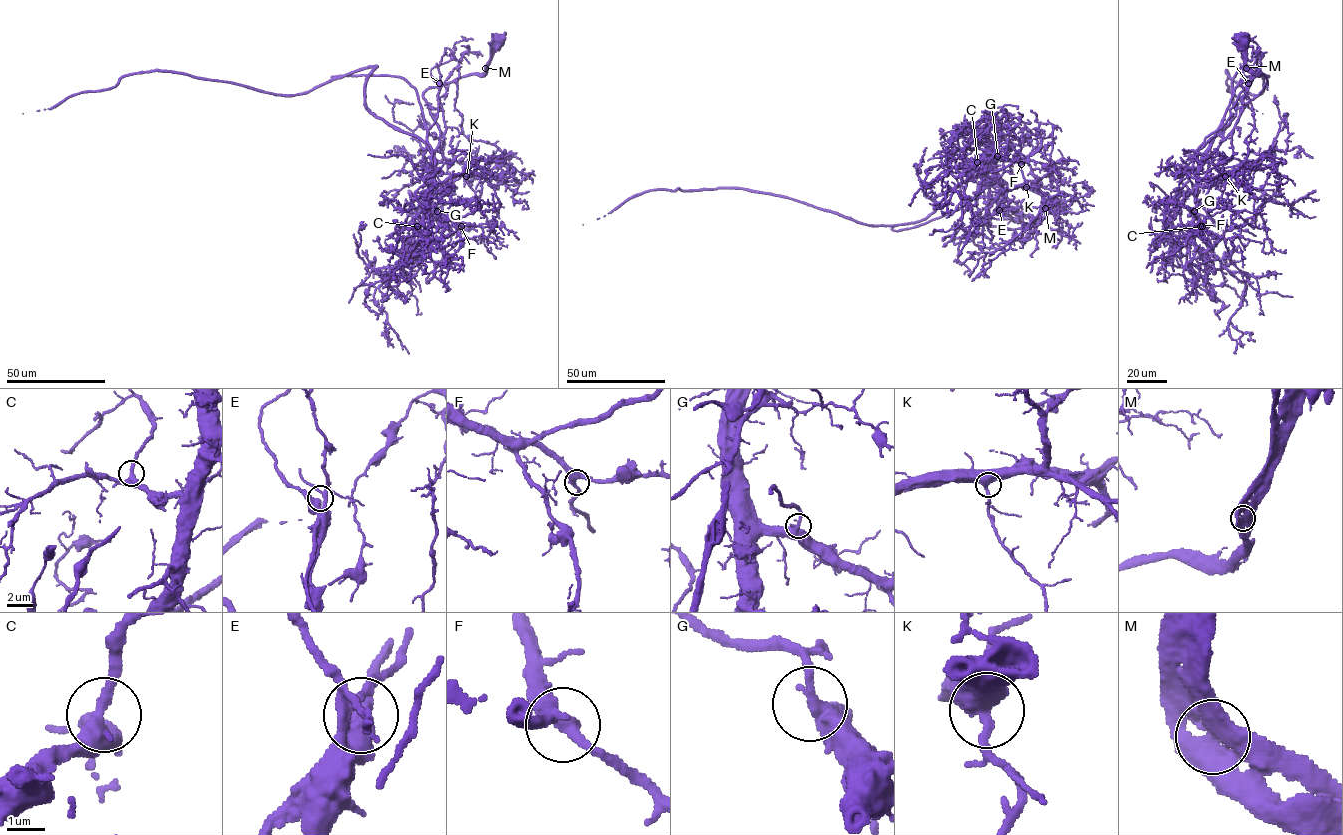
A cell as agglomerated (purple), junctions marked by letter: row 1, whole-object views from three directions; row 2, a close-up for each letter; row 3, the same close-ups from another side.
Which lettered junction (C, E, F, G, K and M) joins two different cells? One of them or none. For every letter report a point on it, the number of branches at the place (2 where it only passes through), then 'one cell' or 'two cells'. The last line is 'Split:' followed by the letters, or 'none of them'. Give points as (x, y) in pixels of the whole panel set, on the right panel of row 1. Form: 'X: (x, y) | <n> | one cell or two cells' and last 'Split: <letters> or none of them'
C: (1200, 226) | 3 | one cell
E: (1248, 83) | 2 | one cell
F: (1202, 226) | 3 | one cell
G: (1194, 211) | 2 | one cell
K: (1225, 176) | 2 | one cell
M: (1246, 68) | 2 | one cell
Split: none of them

